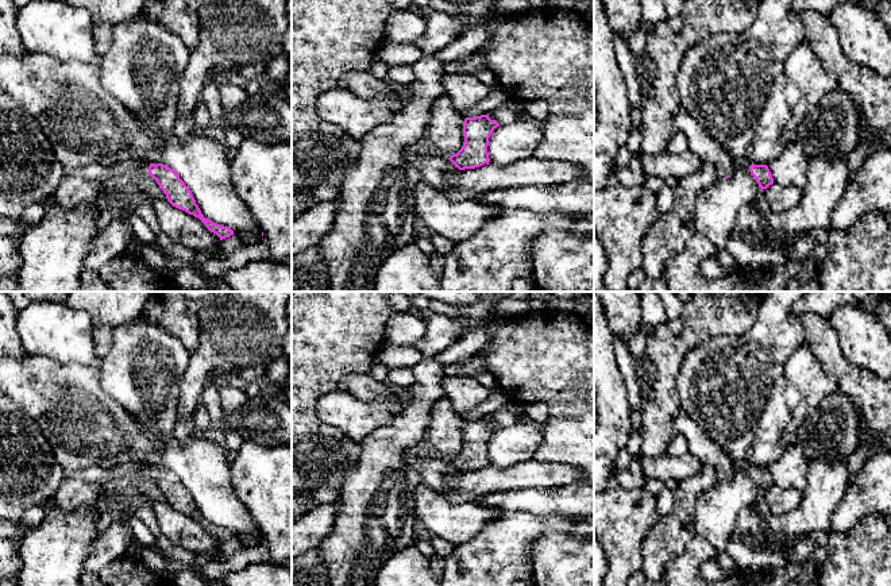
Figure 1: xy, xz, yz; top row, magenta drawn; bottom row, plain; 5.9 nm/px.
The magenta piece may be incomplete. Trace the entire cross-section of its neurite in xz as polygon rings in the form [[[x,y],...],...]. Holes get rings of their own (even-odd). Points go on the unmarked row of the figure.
[[[487,417],[466,420],[463,424],[463,448],[456,456],[450,458],[448,462],[459,473],[475,471],[489,466],[489,440],[498,428]]]

